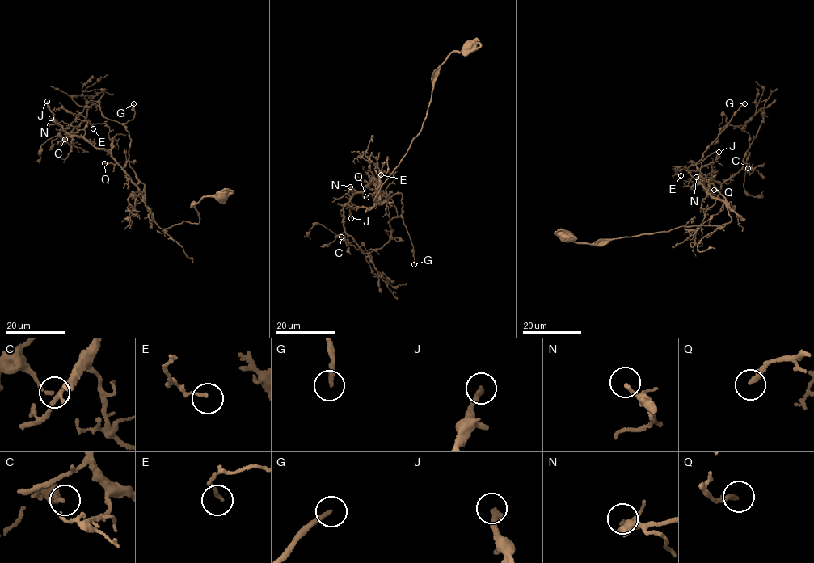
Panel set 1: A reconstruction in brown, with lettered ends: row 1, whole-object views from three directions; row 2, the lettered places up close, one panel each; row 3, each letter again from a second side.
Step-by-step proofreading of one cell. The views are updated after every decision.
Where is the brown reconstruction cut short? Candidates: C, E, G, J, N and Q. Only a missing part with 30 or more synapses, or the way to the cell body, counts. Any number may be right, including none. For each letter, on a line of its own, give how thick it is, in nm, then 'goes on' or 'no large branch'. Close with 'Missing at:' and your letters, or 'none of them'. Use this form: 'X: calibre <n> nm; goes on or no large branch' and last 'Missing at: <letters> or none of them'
C: calibre 90 nm; no large branch
E: calibre 140 nm; no large branch
G: calibre 260 nm; goes on
J: calibre 320 nm; goes on
N: calibre 180 nm; no large branch
Q: calibre 200 nm; goes on
Missing at: G, J, Q

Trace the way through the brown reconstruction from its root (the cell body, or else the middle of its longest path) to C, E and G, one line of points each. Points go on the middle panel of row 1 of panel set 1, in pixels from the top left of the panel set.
C: (466, 45), (441, 65), (422, 126), (374, 199), (381, 205), (402, 195), (389, 239), (366, 254), (341, 237)
E: (466, 45), (441, 65), (422, 126), (380, 186), (377, 203), (377, 191), (386, 193), (394, 179), (381, 174)
G: (466, 45), (441, 65), (422, 126), (374, 199), (381, 205), (388, 195), (402, 193), (414, 264)

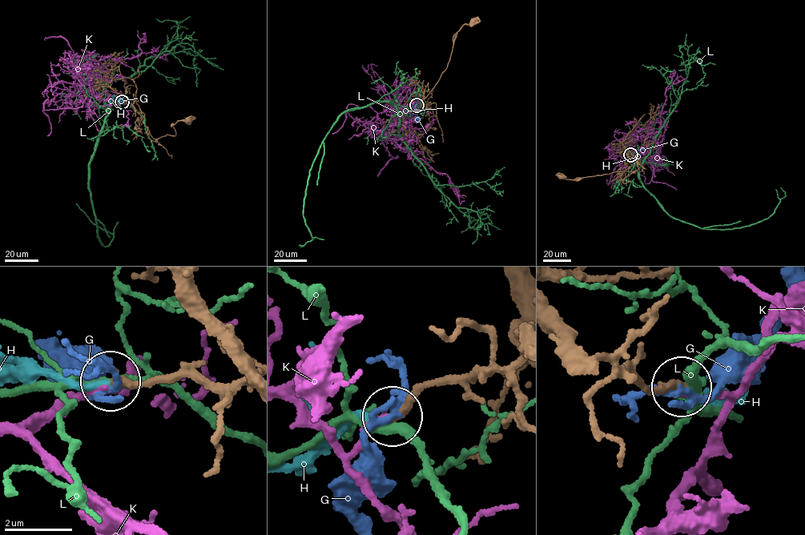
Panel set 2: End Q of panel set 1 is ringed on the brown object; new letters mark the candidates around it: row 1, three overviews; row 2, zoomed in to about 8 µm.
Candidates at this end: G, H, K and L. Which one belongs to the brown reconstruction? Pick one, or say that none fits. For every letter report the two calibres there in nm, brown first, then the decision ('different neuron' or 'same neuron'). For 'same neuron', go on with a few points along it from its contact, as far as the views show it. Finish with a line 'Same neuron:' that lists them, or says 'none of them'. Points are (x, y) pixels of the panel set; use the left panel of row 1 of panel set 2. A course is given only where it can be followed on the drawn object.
G: 260/150 nm | different neuron
H: 220/180 nm | same neuron | via (122, 102), (111, 102), (113, 95)
K: 220/130 nm | different neuron
L: 240/260 nm | different neuron
Same neuron: H

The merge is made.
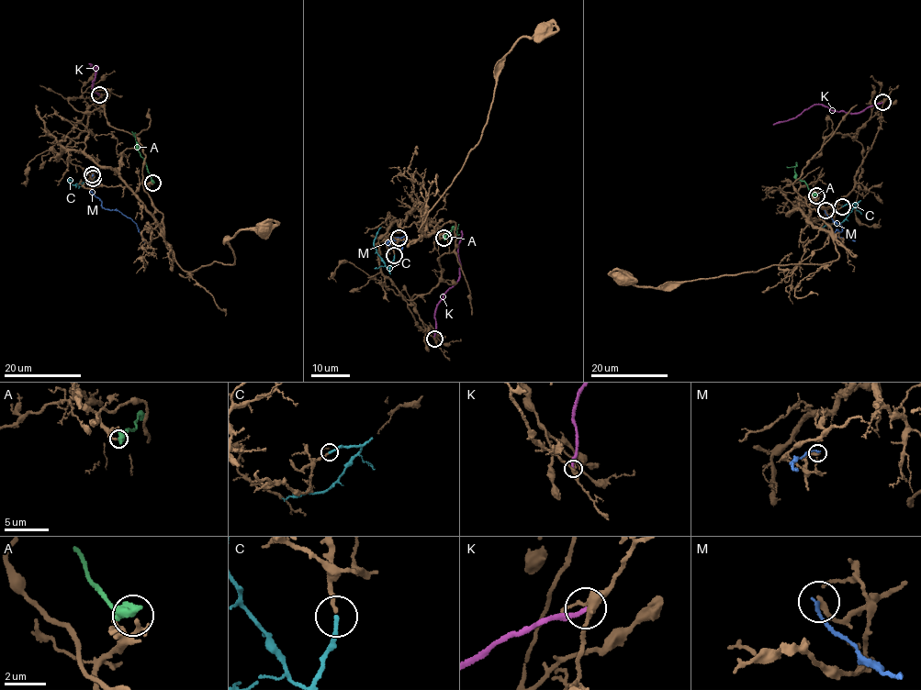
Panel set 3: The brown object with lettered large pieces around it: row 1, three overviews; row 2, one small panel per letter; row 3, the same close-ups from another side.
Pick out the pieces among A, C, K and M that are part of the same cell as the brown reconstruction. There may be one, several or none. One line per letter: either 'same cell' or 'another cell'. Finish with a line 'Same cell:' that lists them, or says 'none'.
A: another cell
C: same cell
K: another cell
M: another cell
Same cell: C

